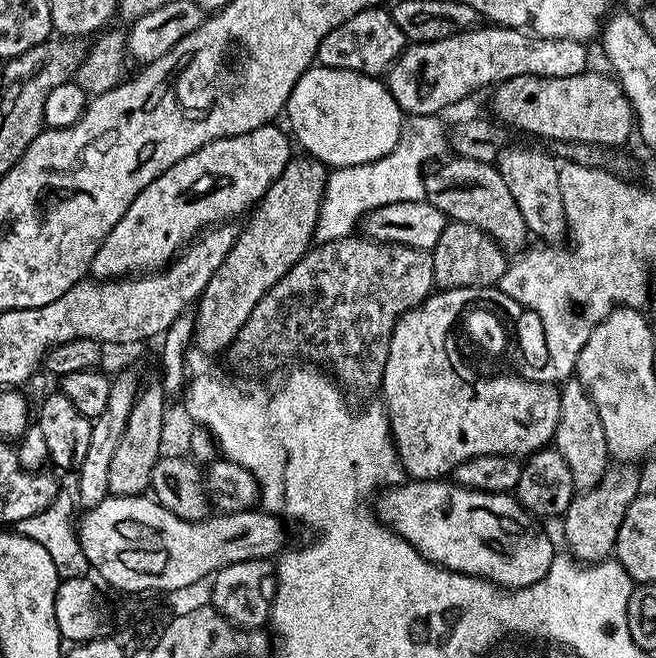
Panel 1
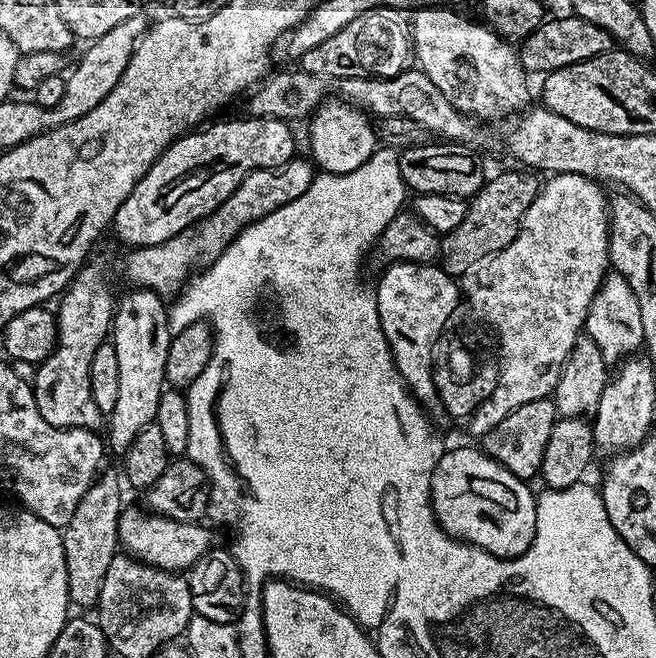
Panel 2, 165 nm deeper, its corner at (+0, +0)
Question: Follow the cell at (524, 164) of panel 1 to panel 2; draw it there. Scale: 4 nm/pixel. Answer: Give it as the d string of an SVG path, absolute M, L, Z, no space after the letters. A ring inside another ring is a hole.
M437 6L434 8L418 8L411 13L410 16L410 48L414 53L414 60L418 63L419 71L426 74L426 78L430 78L430 82L434 82L434 86L438 86L438 90L442 90L442 94L446 94L446 98L450 98L450 102L465 116L475 118L477 121L485 122L491 116L496 116L499 112L512 112L511 114L519 113L521 110L529 107L530 101L528 99L534 96L534 92L528 89L528 80L530 80L529 73L525 72L522 62L520 61L520 53L509 41L502 39L496 32L492 31L487 24L481 22L479 19L473 18L471 20L468 16L463 16L460 12L455 12L452 8L443 8Z

